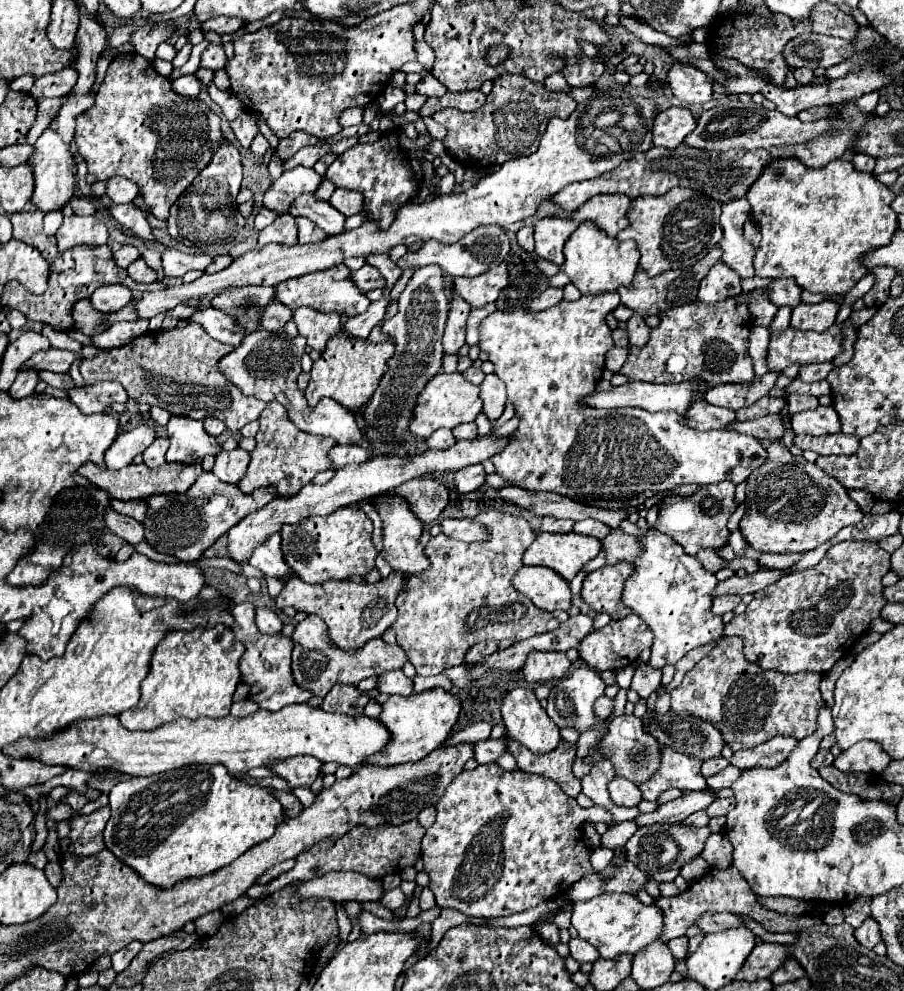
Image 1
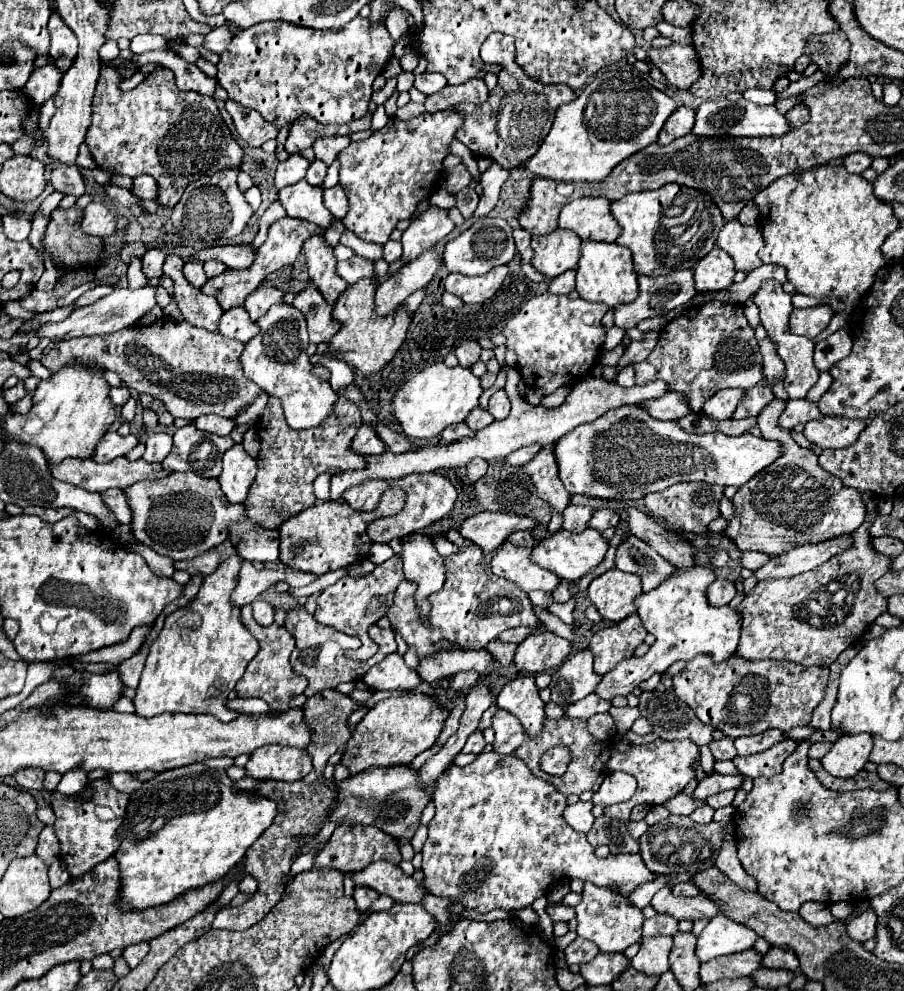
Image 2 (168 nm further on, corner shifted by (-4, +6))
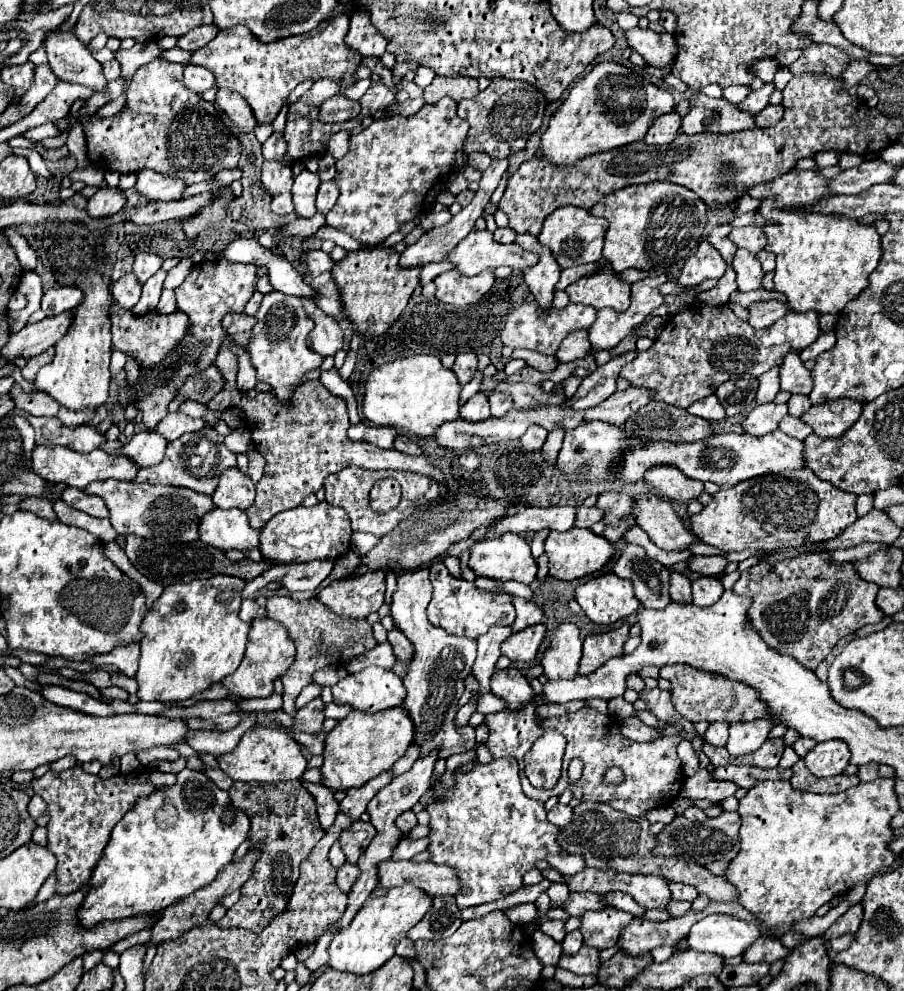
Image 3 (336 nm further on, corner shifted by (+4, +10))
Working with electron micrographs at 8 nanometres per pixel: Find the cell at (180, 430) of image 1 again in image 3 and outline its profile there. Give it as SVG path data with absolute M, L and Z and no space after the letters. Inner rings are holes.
M184 433L180 439L168 443L166 447L166 457L162 463L158 465L152 465L152 467L146 467L146 469L140 469L136 473L136 483L150 483L150 485L174 485L174 487L186 487L186 489L192 489L196 493L202 493L202 495L212 495L212 491L216 491L216 483L220 481L220 475L224 471L224 467L220 467L222 463L220 461L220 451L222 453L228 453L226 447L210 447L208 451L208 457L202 457L202 449L206 439L196 435L196 433Z

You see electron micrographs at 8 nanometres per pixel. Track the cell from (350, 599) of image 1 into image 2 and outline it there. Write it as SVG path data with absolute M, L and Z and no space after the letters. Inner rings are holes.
M392 557L386 563L376 565L376 569L370 575L364 575L364 577L346 575L320 593L318 609L314 613L316 621L330 625L330 627L334 627L346 635L356 635L362 641L360 649L356 649L356 651L346 649L344 651L344 655L348 655L350 659L364 661L364 659L370 659L378 651L378 647L368 637L368 627L376 625L378 619L382 619L386 615L388 607L392 607L394 591L404 581L404 569L402 567L404 567L404 561L400 557Z

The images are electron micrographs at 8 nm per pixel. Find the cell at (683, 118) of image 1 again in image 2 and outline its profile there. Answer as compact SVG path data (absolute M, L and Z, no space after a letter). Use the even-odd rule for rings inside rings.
M678 107L664 123L660 137L658 137L658 143L668 145L668 143L672 143L672 139L684 137L688 131L692 131L692 127L694 127L694 109Z

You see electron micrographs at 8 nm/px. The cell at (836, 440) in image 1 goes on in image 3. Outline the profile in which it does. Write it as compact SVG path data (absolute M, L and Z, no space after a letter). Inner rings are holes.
M836 399L824 405L812 405L802 421L812 425L814 433L820 437L840 437L848 431L862 413L862 405L852 399Z

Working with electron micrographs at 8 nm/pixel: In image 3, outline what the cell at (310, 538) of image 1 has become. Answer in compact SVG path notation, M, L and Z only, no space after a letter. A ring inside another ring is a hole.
M322 501L314 507L294 507L272 517L268 525L260 529L260 553L264 561L276 563L306 563L314 559L338 559L350 549L352 529L348 513L340 507L332 507Z

